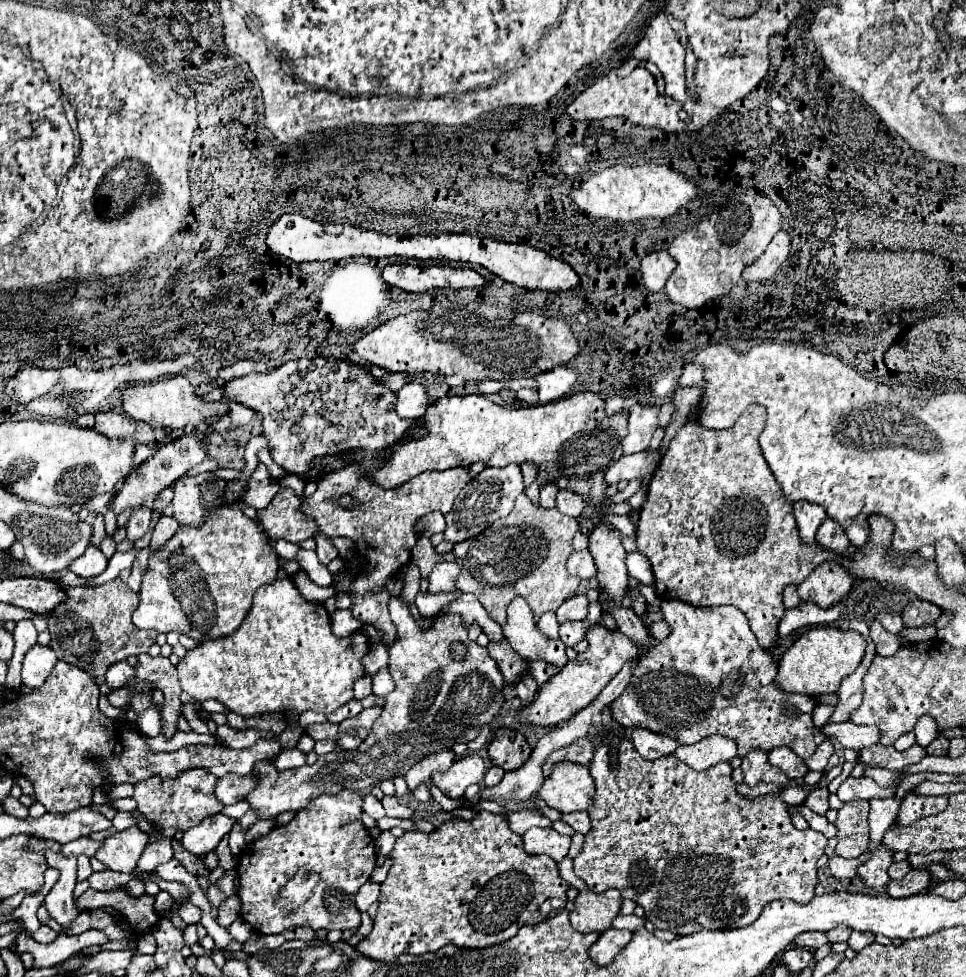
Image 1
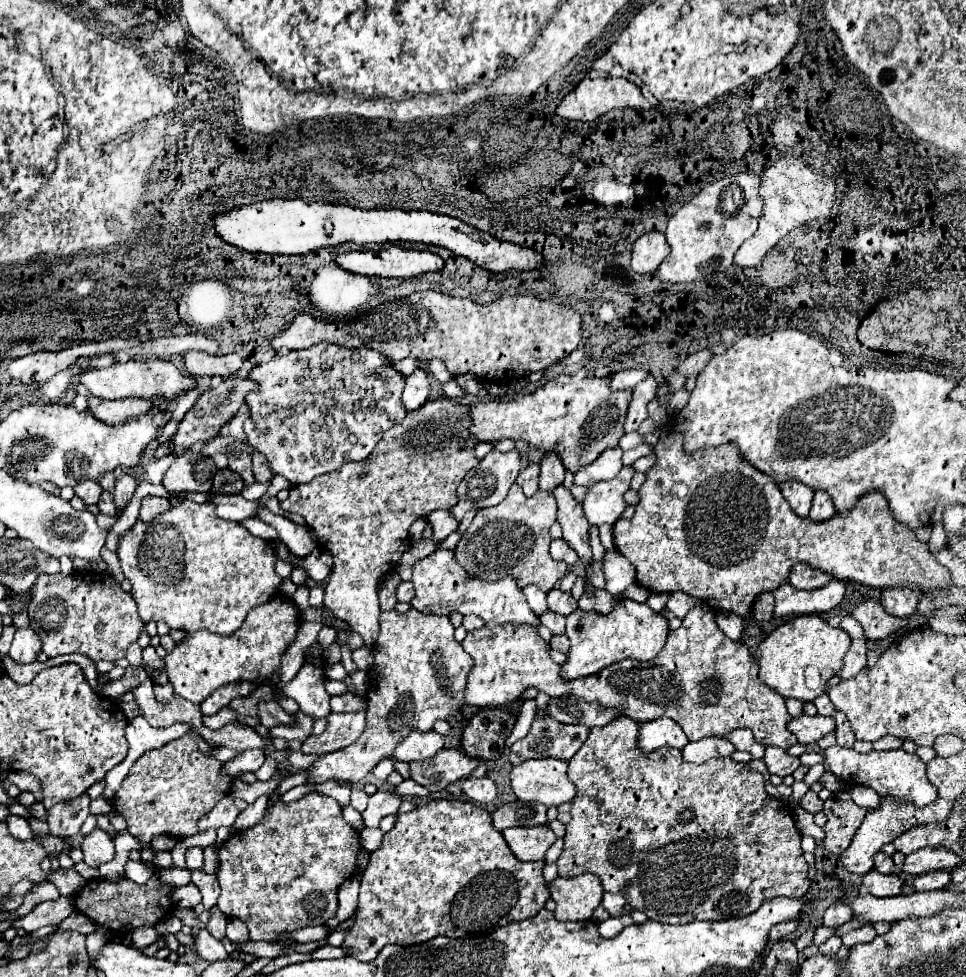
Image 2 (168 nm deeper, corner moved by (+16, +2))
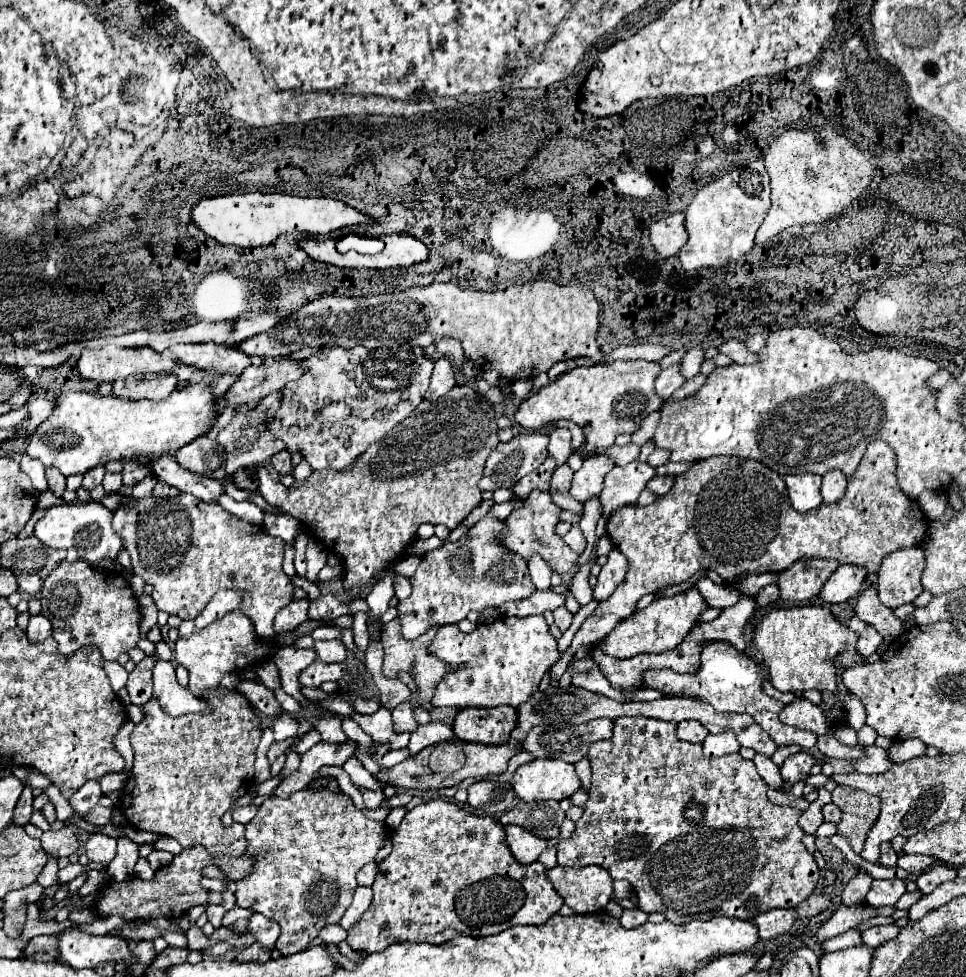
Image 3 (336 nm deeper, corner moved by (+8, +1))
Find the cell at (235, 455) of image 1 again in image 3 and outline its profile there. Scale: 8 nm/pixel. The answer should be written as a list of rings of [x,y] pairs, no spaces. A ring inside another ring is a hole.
[[[458,385],[436,401],[424,399],[412,415],[408,415],[400,425],[392,429],[392,433],[388,433],[388,437],[372,443],[360,457],[356,457],[356,461],[352,461],[352,467],[340,471],[324,469],[320,473],[312,473],[304,481],[294,481],[290,487],[284,487],[270,477],[264,465],[260,465],[258,491],[272,507],[278,507],[304,523],[310,533],[322,539],[330,555],[338,555],[342,559],[342,583],[346,597],[352,601],[348,591],[354,585],[360,585],[364,587],[364,599],[372,589],[372,577],[388,563],[400,559],[408,543],[416,537],[416,531],[422,523],[442,523],[448,529],[456,529],[482,501],[482,489],[478,487],[478,481],[484,475],[486,459],[500,443],[496,431],[498,421],[492,403],[488,403],[474,387]]]

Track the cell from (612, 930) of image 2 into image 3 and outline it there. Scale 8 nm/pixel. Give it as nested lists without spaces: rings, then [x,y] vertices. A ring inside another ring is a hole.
[[[626,909],[624,913],[622,913],[622,917],[620,917],[620,923],[626,927],[626,929],[636,929],[636,927],[640,927],[642,923],[646,923],[648,921],[648,913],[644,913],[642,909]]]

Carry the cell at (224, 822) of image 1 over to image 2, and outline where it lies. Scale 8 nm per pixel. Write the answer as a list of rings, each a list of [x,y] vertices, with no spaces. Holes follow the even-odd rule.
[[[228,794],[228,796],[222,798],[204,818],[198,820],[198,832],[206,832],[206,830],[210,830],[210,828],[218,830],[218,828],[222,828],[222,826],[232,828],[238,814],[240,814],[240,812],[238,812],[238,808],[234,806],[234,798]]]

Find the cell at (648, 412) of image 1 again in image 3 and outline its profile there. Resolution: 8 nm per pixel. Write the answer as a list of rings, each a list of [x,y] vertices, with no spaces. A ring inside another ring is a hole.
[[[674,363],[670,367],[666,367],[660,377],[656,379],[656,393],[662,397],[662,399],[668,399],[678,387],[682,387],[686,383],[684,375],[680,373],[680,363]]]

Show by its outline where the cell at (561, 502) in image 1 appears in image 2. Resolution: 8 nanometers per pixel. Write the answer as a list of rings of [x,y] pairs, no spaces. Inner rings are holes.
[[[554,454],[544,456],[540,462],[540,490],[552,494],[564,482],[564,474],[566,470]]]

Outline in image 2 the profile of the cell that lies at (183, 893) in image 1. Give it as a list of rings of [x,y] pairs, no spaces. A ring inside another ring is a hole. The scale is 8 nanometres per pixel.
[[[190,882],[186,886],[178,886],[170,892],[170,900],[180,906],[180,908],[194,908],[196,904],[200,904],[202,896],[200,896],[200,890]]]

